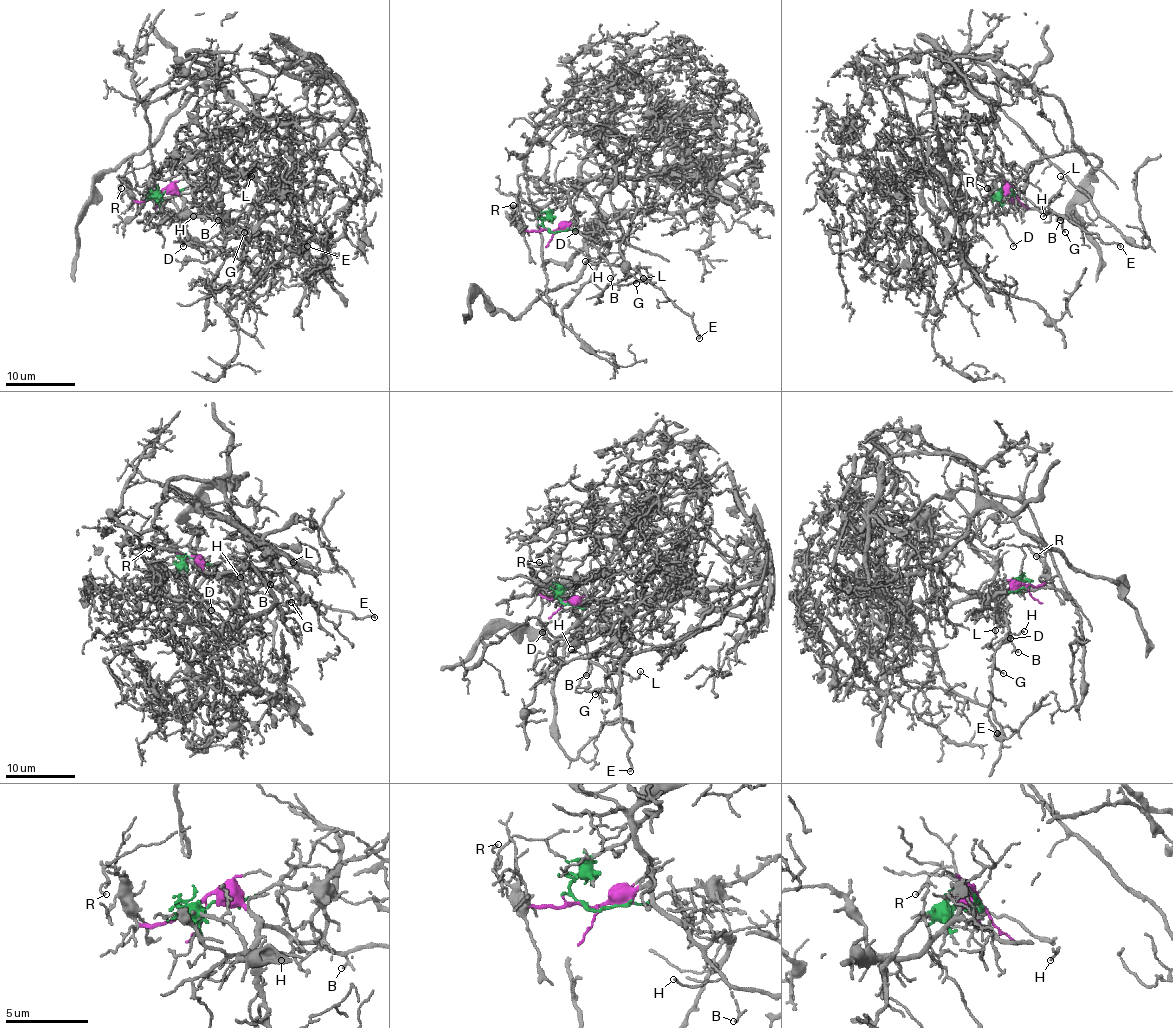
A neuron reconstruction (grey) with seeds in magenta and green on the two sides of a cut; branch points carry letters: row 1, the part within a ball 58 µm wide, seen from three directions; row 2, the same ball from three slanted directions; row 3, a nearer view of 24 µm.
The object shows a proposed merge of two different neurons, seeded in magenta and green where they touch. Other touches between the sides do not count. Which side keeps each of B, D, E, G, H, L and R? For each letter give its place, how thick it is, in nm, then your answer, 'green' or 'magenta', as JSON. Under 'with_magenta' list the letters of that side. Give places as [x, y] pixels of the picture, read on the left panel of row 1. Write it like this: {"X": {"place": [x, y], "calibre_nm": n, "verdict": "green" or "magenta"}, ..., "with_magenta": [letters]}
{"B": {"place": [218, 220], "calibre_nm": 140, "verdict": "magenta"}, "D": {"place": [183, 246], "calibre_nm": 170, "verdict": "magenta"}, "E": {"place": [307, 246], "calibre_nm": 180, "verdict": "magenta"}, "G": {"place": [244, 232], "calibre_nm": 110, "verdict": "magenta"}, "H": {"place": [193, 216], "calibre_nm": 100, "verdict": "magenta"}, "L": {"place": [251, 176], "calibre_nm": 120, "verdict": "magenta"}, "R": {"place": [121, 188], "calibre_nm": 130, "verdict": "magenta"}, "with_magenta": ["B", "D", "E", "G", "H", "L", "R"]}

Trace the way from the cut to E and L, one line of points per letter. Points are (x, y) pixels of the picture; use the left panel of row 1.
E: (157, 194), (173, 189), (199, 208), (218, 213), (244, 210), (284, 232), (294, 232), (306, 246)
L: (157, 194), (164, 189), (173, 189), (199, 208), (209, 208), (216, 213), (242, 210), (258, 187), (251, 177)

